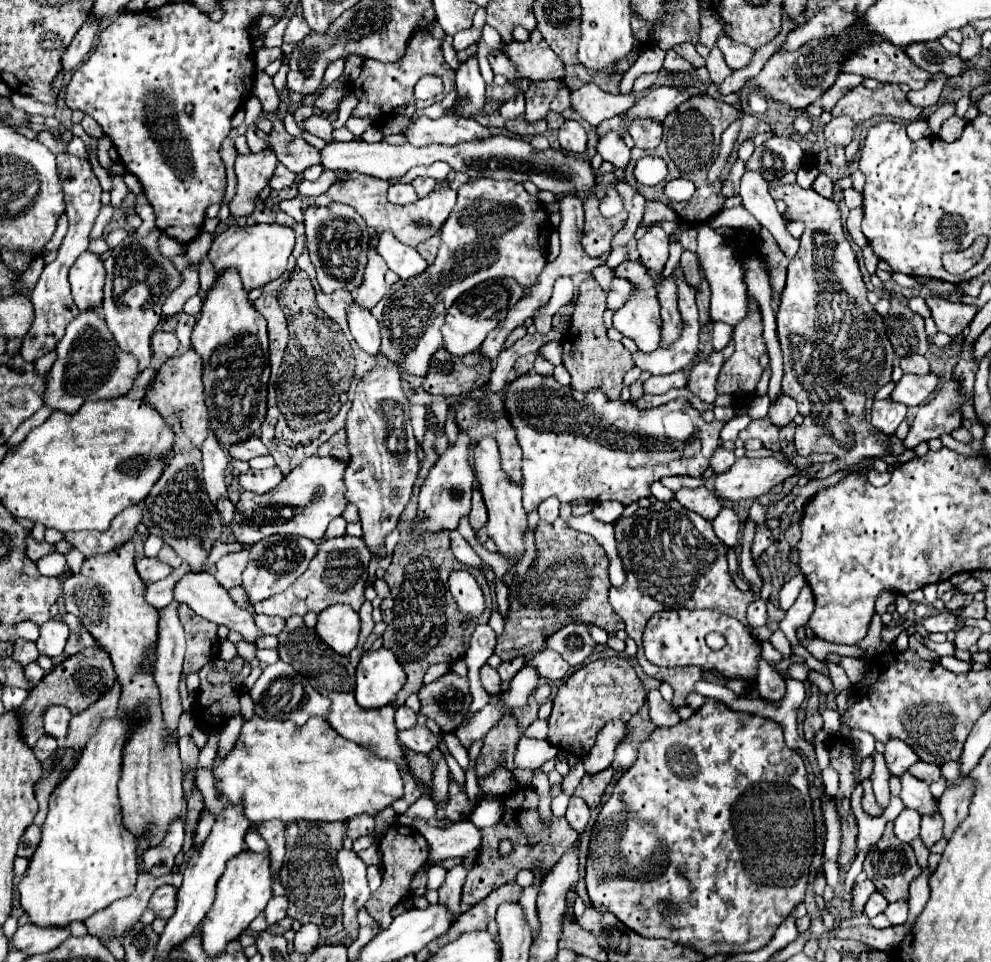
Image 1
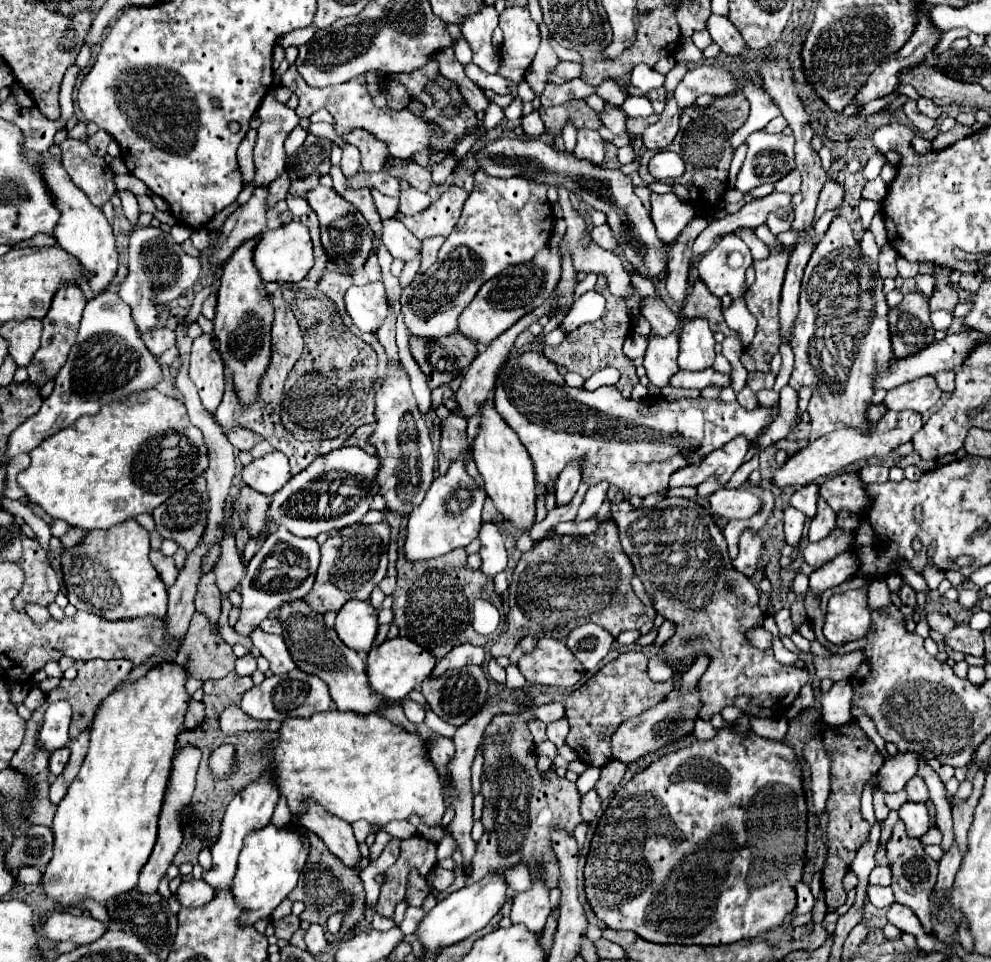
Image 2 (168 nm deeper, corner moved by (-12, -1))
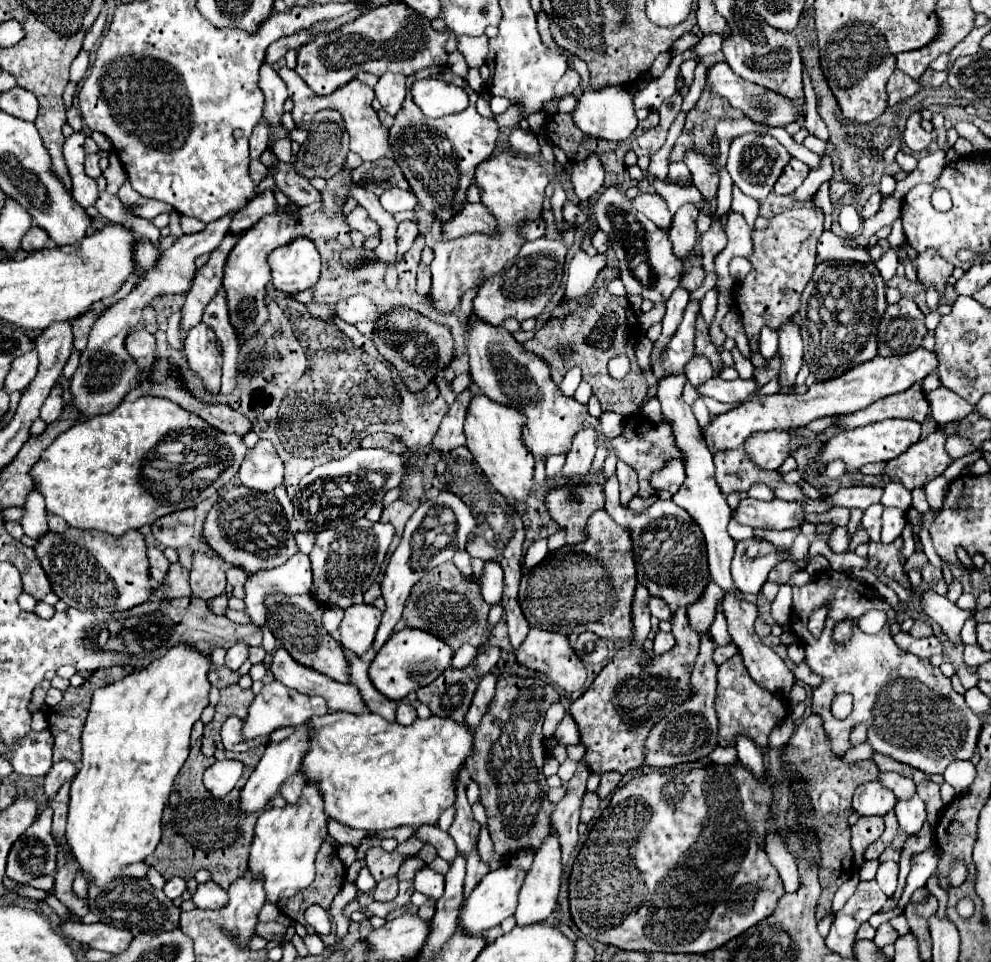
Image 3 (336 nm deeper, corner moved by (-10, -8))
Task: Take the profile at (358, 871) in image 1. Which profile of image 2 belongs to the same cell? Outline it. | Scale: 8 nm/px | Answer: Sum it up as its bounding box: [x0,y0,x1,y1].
[300,805,362,873]

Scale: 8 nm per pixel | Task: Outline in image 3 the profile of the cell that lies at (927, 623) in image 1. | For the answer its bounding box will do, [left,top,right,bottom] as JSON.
[908,620,932,638]

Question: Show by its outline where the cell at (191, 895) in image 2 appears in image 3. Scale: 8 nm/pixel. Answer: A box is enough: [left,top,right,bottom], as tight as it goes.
[192,882,226,910]

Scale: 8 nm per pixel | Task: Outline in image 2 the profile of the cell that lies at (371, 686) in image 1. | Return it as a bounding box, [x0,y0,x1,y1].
[366,637,436,701]

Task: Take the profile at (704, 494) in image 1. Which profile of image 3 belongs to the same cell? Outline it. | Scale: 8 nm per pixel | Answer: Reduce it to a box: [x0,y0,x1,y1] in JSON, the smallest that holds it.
[734,498,804,530]

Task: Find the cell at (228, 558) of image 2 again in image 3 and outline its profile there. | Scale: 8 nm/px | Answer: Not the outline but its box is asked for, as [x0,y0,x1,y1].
[190,552,226,600]

